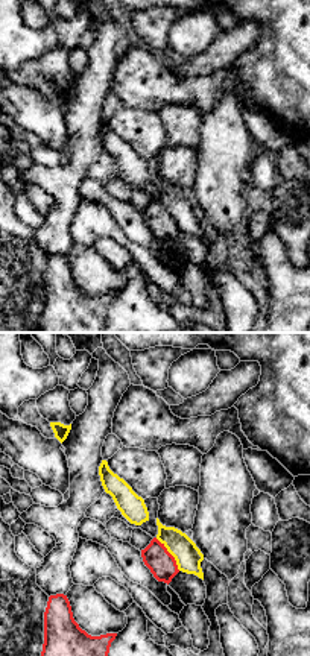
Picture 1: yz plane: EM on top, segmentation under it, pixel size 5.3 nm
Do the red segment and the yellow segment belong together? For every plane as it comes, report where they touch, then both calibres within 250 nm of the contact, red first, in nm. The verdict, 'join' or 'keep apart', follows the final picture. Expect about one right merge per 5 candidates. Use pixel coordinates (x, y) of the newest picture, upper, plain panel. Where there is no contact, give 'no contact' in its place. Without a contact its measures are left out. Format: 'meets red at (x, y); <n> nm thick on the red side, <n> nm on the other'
meets red at (170, 214); 140 nm thick on the red side, 140 nm on the other

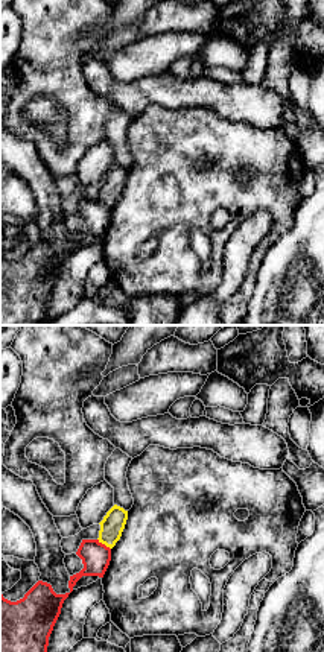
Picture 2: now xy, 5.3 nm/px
meets red at (104, 204); 150 nm thick on the red side, 120 nm on the other

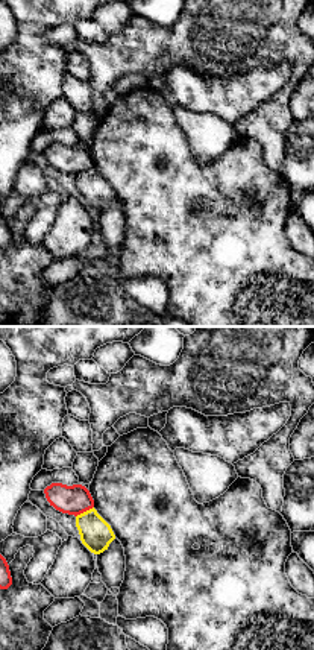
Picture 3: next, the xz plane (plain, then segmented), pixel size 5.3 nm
meets red at (84, 170); 160 nm thick on the red side, 170 nm on the other

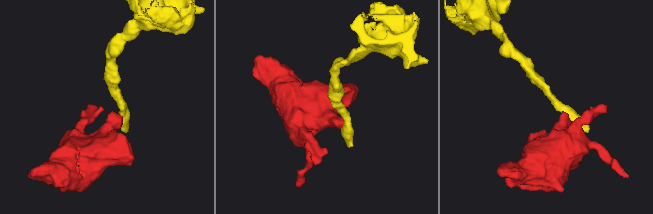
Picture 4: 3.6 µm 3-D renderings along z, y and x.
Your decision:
keep apart

